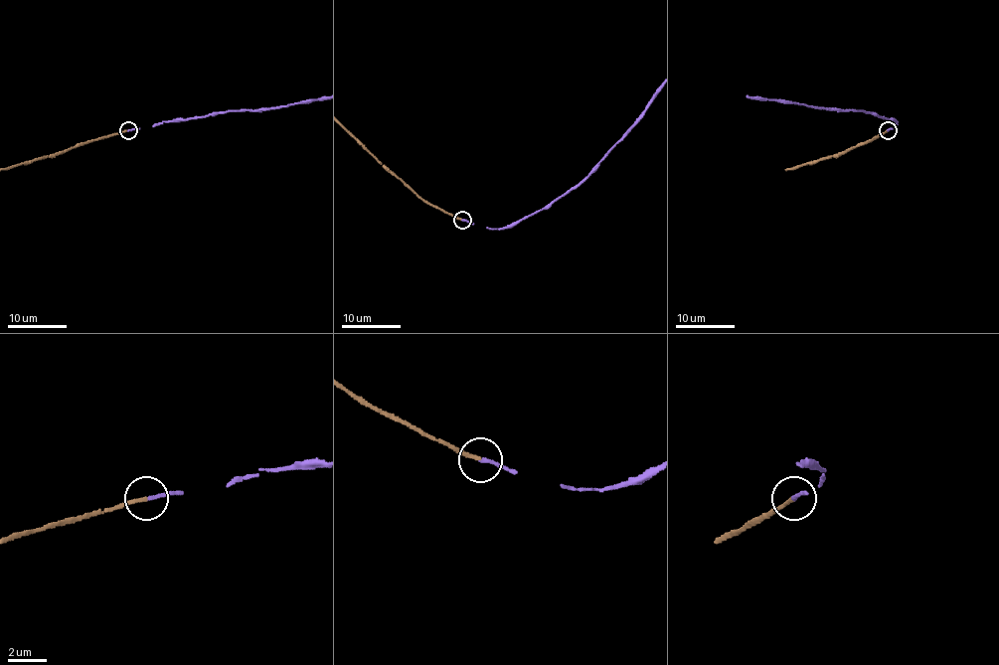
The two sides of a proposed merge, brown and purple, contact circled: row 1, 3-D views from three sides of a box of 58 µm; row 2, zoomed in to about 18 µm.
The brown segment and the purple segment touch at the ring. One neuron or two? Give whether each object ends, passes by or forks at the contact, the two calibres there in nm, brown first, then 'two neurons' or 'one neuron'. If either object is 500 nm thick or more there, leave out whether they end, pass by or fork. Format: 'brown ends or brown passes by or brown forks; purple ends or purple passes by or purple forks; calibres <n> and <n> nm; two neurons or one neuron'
brown ends; purple ends; calibres 190 and 190 nm; one neuron

